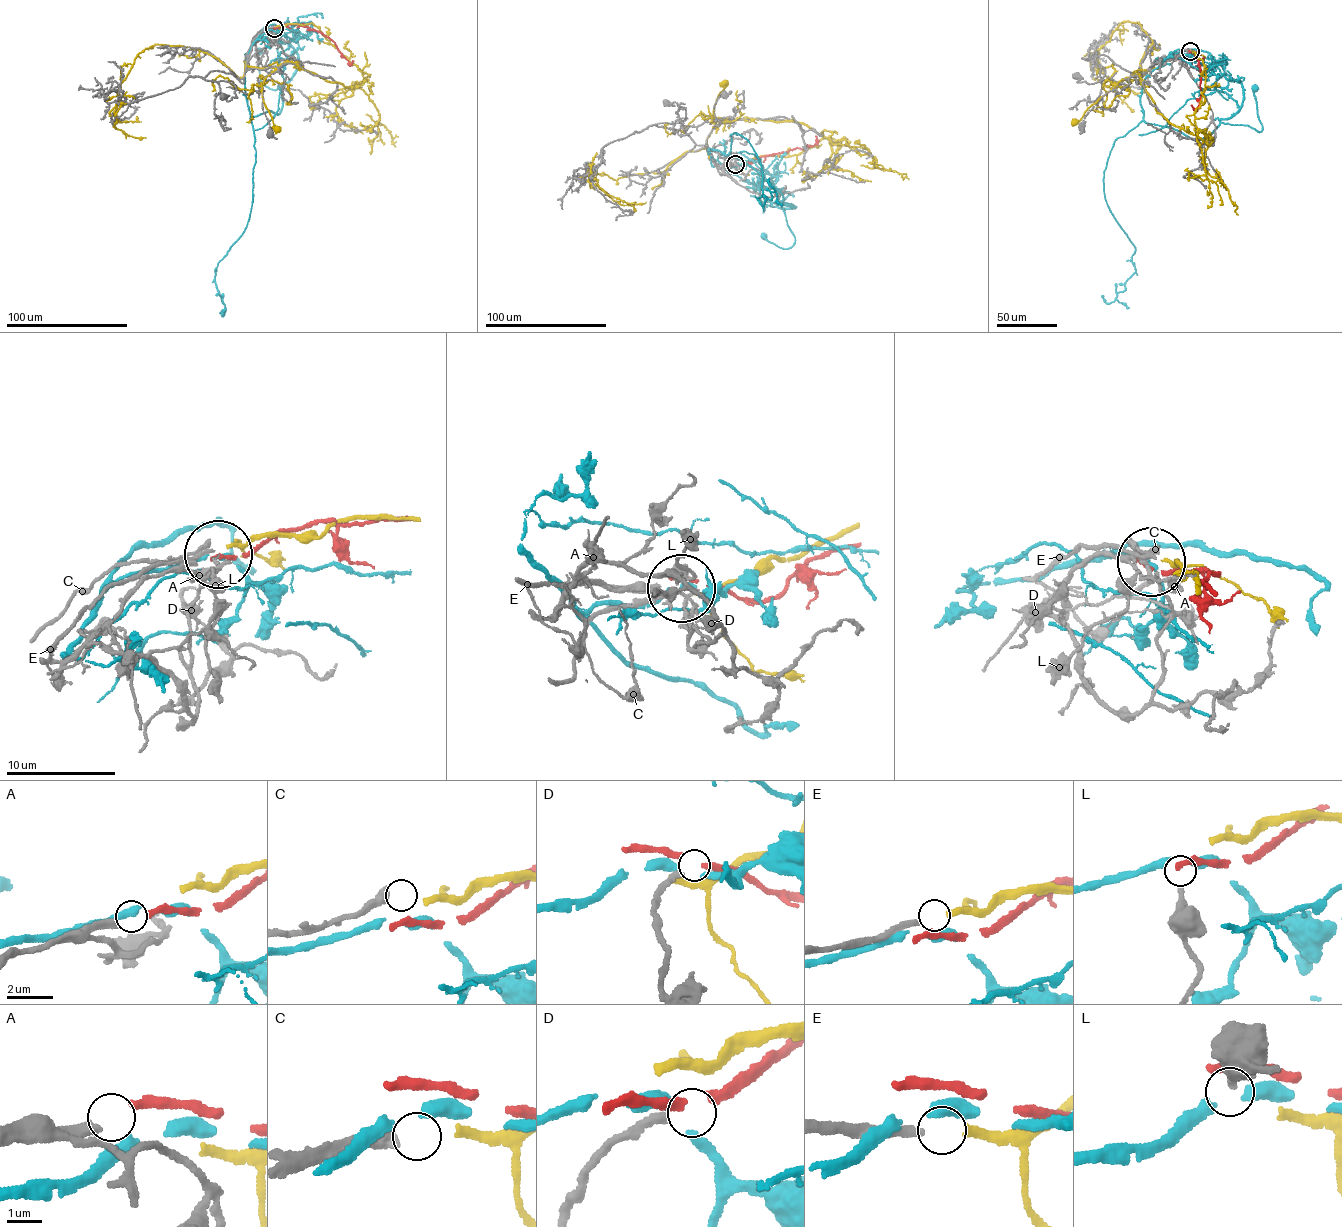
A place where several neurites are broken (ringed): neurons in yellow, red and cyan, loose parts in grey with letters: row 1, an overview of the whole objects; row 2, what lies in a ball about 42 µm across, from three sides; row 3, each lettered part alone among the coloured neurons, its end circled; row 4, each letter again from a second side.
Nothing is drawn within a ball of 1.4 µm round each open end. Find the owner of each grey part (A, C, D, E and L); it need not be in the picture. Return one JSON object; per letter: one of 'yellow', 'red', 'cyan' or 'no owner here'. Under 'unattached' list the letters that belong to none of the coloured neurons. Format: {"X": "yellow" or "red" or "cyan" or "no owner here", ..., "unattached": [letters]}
{"A": "red", "C": "no owner here", "D": "no owner here", "E": "yellow", "L": "cyan", "unattached": ["C", "D"]}

